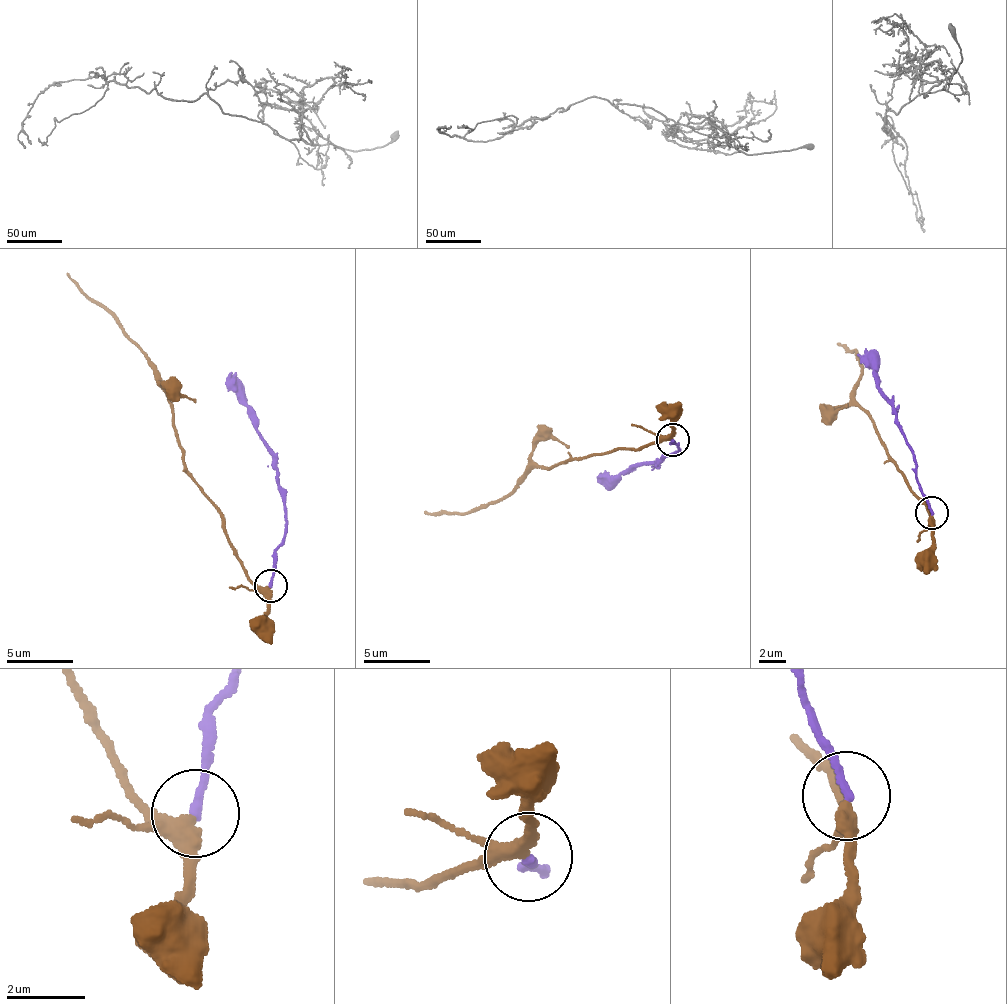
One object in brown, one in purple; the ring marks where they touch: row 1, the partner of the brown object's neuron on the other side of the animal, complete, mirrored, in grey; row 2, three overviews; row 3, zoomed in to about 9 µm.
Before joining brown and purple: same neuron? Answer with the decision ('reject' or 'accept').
reject

